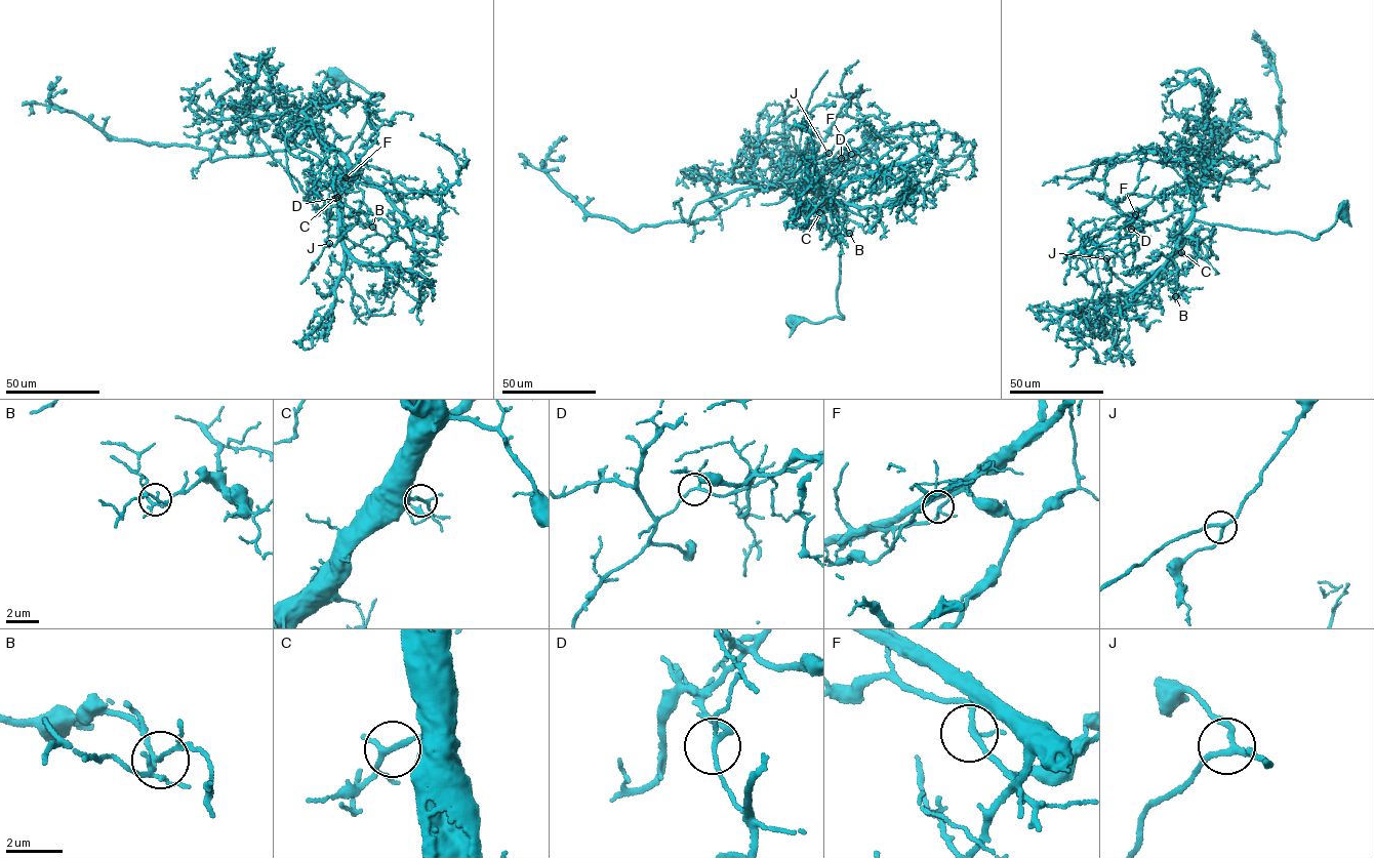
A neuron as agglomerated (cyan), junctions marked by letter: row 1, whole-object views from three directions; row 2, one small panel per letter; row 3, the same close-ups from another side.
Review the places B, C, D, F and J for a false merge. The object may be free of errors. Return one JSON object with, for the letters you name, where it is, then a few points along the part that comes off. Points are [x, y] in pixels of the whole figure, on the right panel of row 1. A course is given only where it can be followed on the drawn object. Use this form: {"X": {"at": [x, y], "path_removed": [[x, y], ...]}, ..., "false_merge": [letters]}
{"D": {"at": [1131, 229], "path_removed": [[1131, 229], [1124, 229], [1128, 214], [1107, 219], [1081, 251], [1091, 251], [1115, 237], [1137, 215], [1136, 208]]}, "false_merge": ["D"]}

